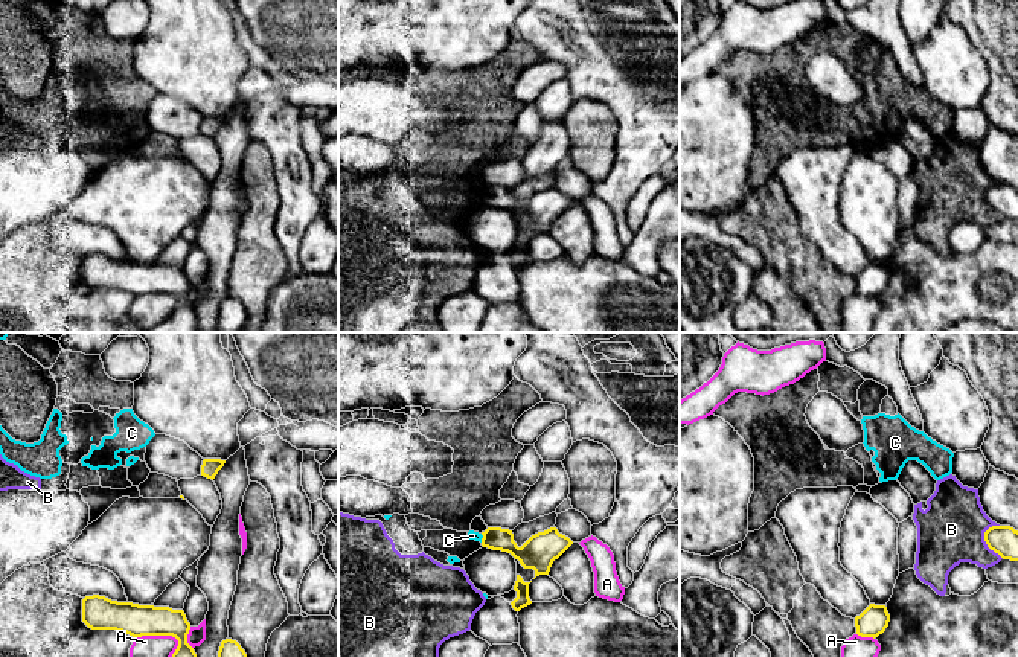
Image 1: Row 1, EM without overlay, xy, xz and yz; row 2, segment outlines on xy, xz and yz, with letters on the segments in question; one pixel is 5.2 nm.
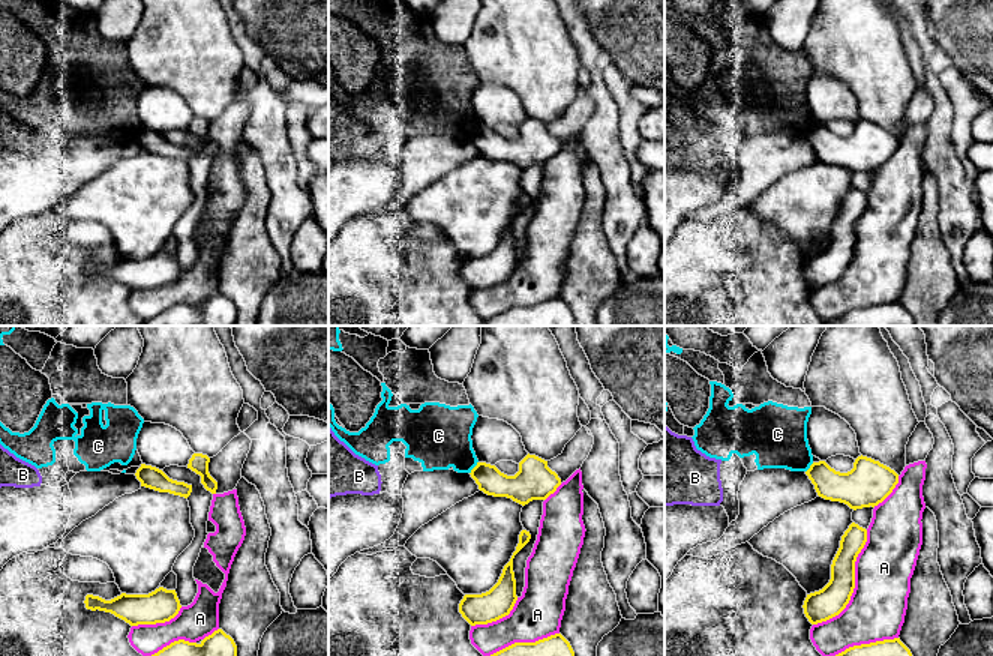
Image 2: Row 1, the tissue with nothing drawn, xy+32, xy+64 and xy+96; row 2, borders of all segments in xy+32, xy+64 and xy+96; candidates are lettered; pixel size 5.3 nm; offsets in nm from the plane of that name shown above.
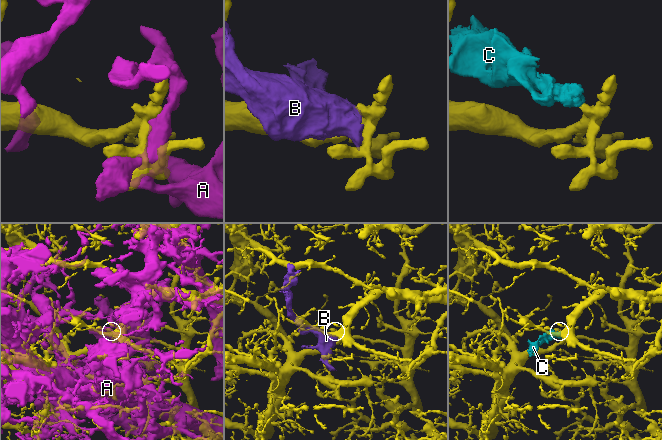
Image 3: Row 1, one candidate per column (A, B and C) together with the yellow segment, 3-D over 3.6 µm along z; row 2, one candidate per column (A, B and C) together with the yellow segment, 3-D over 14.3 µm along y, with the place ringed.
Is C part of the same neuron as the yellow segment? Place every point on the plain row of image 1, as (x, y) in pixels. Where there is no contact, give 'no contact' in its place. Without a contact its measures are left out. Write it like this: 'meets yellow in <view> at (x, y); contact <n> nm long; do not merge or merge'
meets yellow in xz at (482, 197); contact 50 nm long; do not merge

